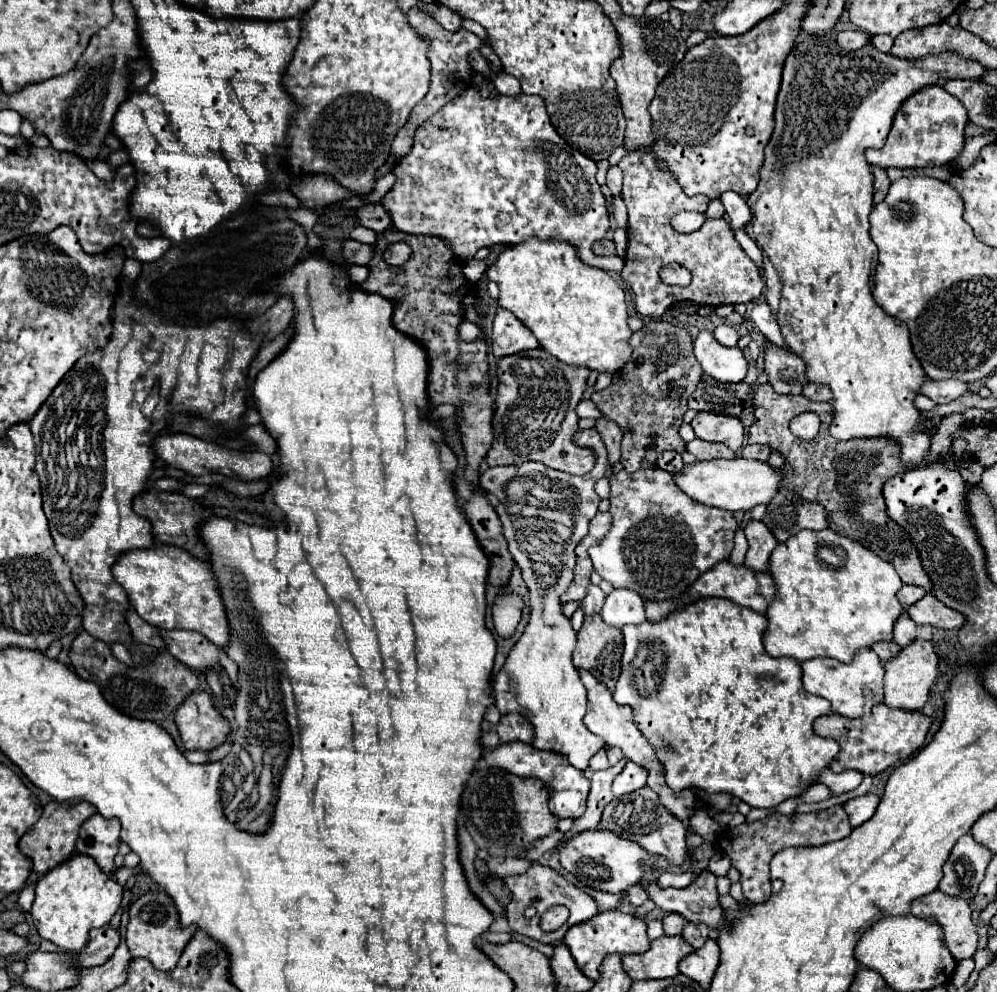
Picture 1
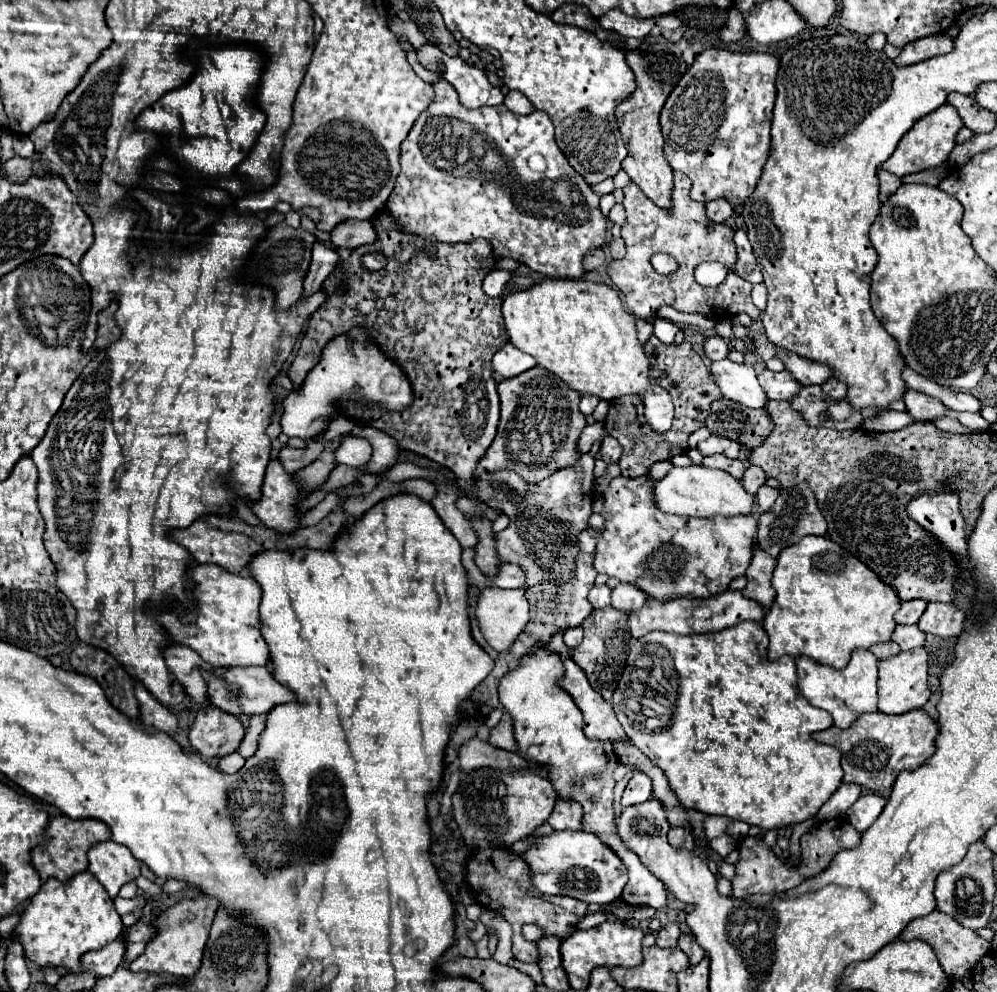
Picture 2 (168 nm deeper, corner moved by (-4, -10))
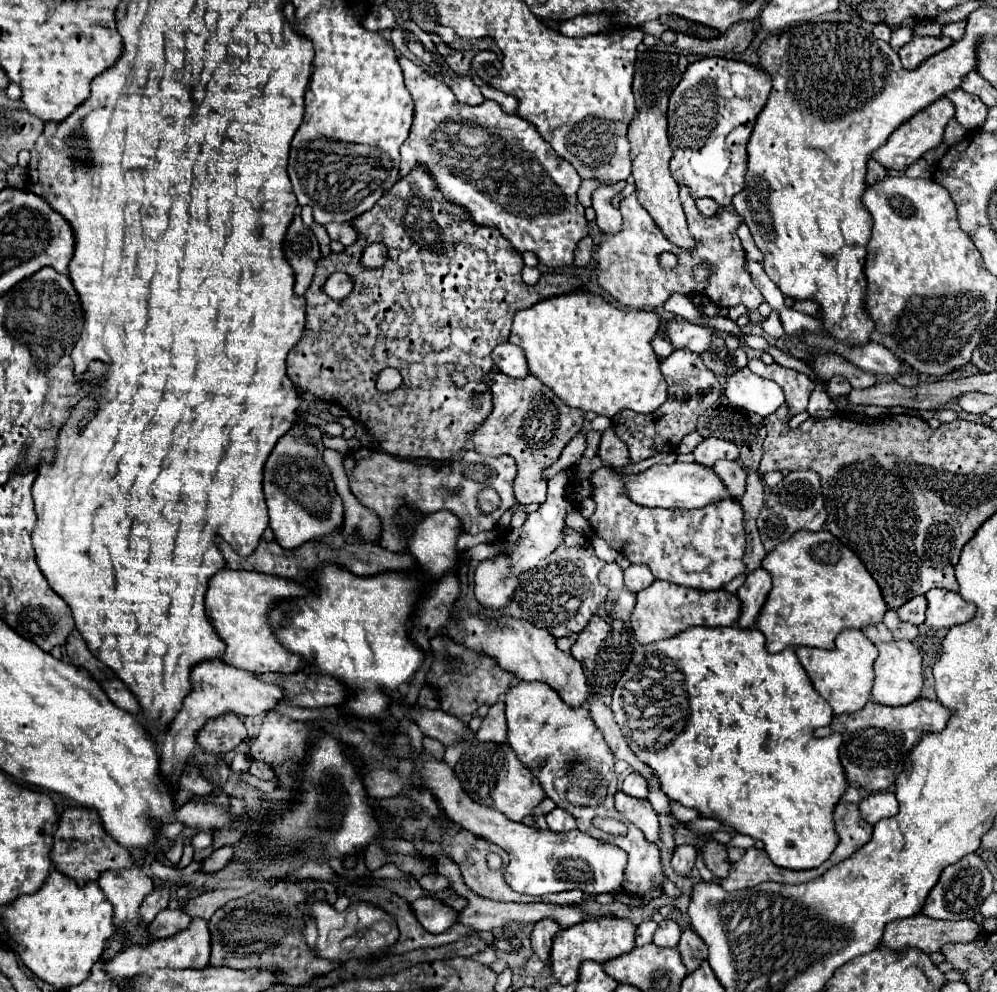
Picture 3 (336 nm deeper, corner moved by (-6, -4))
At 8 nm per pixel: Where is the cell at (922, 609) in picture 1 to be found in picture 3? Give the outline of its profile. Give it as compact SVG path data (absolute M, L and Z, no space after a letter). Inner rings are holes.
M932 588L926 594L928 612L926 624L930 628L952 628L956 624L964 624L974 614L974 604L960 598L958 592L948 592L942 588Z

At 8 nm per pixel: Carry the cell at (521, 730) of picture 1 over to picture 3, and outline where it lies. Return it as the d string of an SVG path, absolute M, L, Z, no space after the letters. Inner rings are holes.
M496 702L490 706L488 714L482 720L482 726L476 732L476 738L480 742L506 742L506 716L504 716L504 702Z

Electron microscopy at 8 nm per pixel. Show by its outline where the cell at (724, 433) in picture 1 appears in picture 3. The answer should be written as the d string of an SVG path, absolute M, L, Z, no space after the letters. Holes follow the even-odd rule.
M706 438L702 440L694 454L694 462L702 464L706 468L712 468L716 464L716 460L736 460L738 458L738 450L732 442L728 440L720 440L720 438Z

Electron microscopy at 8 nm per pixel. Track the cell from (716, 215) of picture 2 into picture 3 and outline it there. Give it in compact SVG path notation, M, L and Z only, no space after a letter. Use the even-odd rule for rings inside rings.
M702 198L702 200L696 200L696 208L706 214L706 216L712 216L718 212L718 204L712 200L712 198Z

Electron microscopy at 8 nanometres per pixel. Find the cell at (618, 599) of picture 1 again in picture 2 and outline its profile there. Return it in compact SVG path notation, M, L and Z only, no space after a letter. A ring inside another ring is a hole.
M618 584L612 590L612 608L618 608L620 612L634 612L638 608L642 608L644 604L644 592L634 588L632 584Z

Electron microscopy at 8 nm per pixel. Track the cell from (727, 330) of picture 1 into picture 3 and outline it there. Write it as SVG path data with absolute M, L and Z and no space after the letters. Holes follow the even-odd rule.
M678 316L670 318L666 322L664 332L666 332L666 336L674 348L686 348L686 350L692 350L696 354L708 350L710 342L712 342L712 330L710 328L690 324L688 320L678 318Z

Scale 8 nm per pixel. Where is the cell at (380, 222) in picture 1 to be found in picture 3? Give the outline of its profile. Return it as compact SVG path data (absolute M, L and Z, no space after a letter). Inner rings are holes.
M330 222L330 224L326 226L326 230L328 230L330 240L338 240L338 242L344 244L344 246L350 246L350 244L354 244L354 242L358 240L356 230L354 230L352 224L348 224L348 222L344 222L344 224L340 224L340 222Z

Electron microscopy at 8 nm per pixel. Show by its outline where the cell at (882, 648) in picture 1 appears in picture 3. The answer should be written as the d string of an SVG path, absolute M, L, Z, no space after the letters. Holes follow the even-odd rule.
M880 622L880 624L872 624L872 626L864 626L862 628L862 632L874 642L874 644L878 644L878 642L890 642L890 640L894 640L892 638L892 634L890 634L890 630Z

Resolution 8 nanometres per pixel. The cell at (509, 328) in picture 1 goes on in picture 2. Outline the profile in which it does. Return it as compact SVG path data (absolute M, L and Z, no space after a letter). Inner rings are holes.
M506 342L492 358L494 372L502 374L504 378L518 376L534 366L536 366L536 360L532 356L526 356L526 352L522 352L520 348L514 348L514 344L510 342Z

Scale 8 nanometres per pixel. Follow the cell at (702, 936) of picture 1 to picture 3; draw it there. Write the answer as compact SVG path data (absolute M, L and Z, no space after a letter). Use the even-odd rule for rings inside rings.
M684 930L682 938L678 942L678 952L682 956L682 962L686 966L688 972L700 968L700 962L706 960L708 956L708 946L704 946L704 940L692 932L692 930Z

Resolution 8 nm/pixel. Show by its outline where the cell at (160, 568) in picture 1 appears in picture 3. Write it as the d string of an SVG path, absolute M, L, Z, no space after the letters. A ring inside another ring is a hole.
M230 568L220 570L210 580L208 594L206 594L206 612L218 636L226 642L226 652L222 660L226 664L238 666L254 674L264 674L264 672L292 674L304 670L308 664L298 654L284 648L280 640L274 636L268 624L268 614L272 612L276 602L304 598L308 594L312 594L312 590L294 580L272 578L260 572L244 572L244 570L230 570Z

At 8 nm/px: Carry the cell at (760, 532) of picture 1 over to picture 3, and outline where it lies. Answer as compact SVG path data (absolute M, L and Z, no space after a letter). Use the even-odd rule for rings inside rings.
M758 568L746 576L744 586L740 586L736 592L736 596L740 596L740 604L742 604L740 618L736 622L738 628L754 628L756 618L760 614L760 608L766 602L770 588L772 588L772 580L764 568Z

